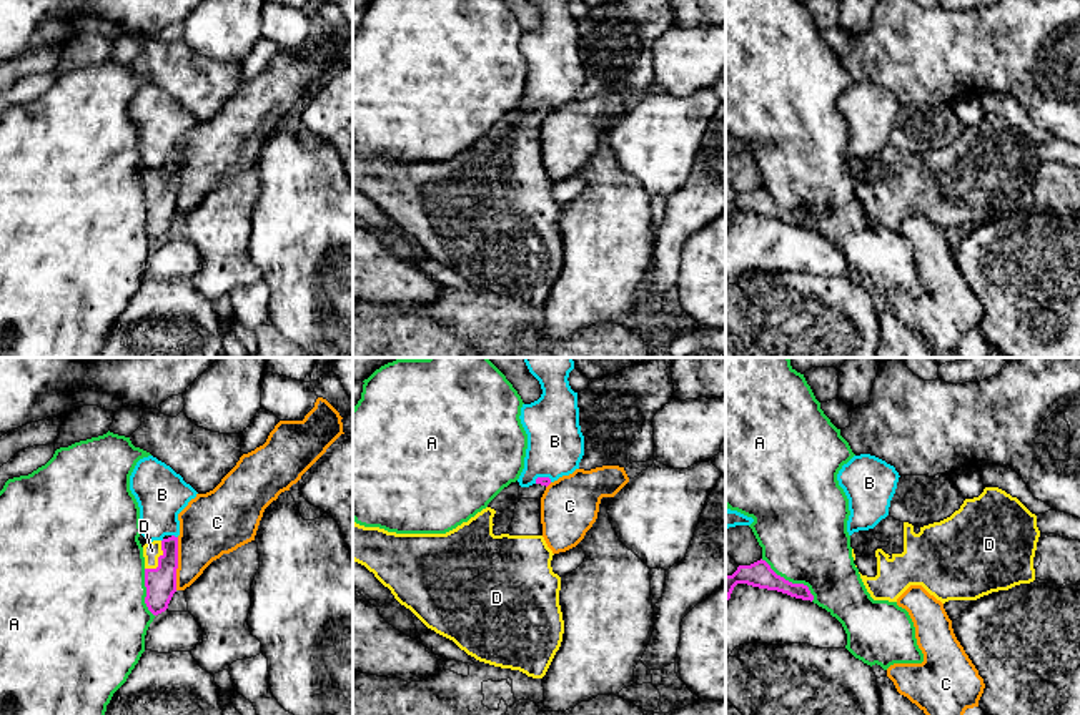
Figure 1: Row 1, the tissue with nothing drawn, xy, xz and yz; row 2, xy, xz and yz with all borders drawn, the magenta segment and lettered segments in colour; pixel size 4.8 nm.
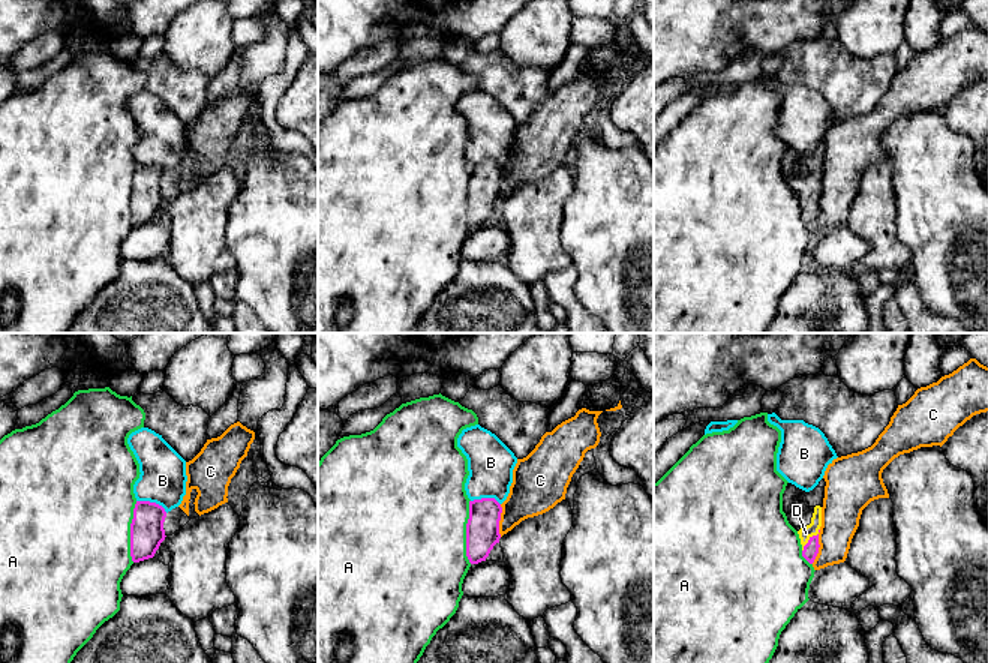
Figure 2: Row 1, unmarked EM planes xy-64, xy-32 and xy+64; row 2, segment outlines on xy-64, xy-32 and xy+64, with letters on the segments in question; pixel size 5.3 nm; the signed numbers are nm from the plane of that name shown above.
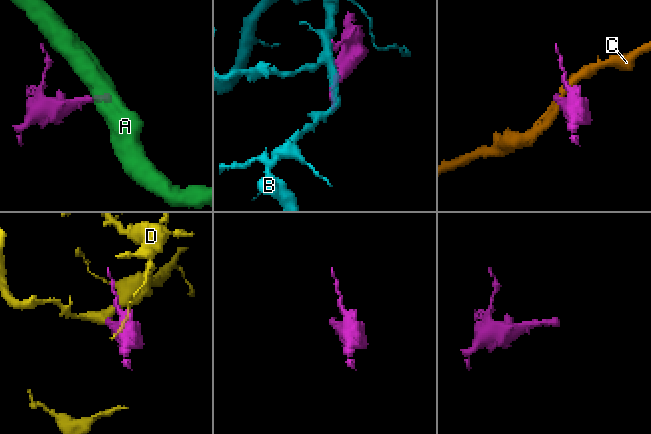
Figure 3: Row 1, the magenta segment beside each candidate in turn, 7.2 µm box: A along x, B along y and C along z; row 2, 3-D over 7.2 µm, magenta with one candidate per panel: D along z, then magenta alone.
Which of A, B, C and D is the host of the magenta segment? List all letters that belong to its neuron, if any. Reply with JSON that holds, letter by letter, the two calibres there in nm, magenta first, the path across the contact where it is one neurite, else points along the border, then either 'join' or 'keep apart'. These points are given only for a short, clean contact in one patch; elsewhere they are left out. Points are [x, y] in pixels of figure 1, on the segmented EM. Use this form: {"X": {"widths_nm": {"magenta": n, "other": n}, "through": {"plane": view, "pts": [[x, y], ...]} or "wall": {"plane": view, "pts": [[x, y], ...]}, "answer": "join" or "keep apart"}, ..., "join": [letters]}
{"A": {"widths_nm": {"magenta": 130, "other": 420}, "answer": "keep apart"}, "B": {"widths_nm": {"magenta": 150, "other": 240}, "answer": "keep apart"}, "C": {"widths_nm": {"magenta": 150, "other": 300}, "wall": {"plane": "xy", "pts": [[178, 537], [175, 589]]}, "answer": "keep apart"}, "D": {"widths_nm": {"magenta": 150, "other": 90}, "answer": "join"}, "join": ["D"]}

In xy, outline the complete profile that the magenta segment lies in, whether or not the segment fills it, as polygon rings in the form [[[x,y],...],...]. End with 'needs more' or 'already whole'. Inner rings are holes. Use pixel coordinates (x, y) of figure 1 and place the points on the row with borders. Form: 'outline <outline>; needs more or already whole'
outline [[[171,535],[163,540],[146,542],[143,545],[145,557],[145,604],[153,615],[168,609],[176,592],[178,569],[178,537]]]; needs more

